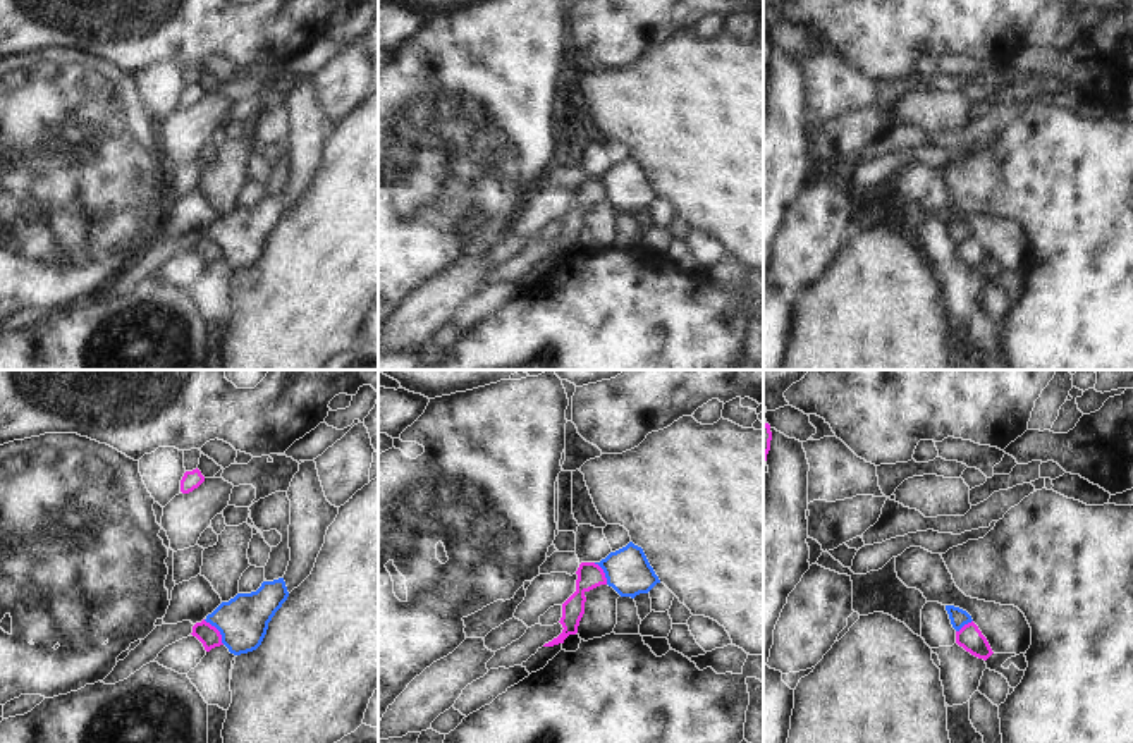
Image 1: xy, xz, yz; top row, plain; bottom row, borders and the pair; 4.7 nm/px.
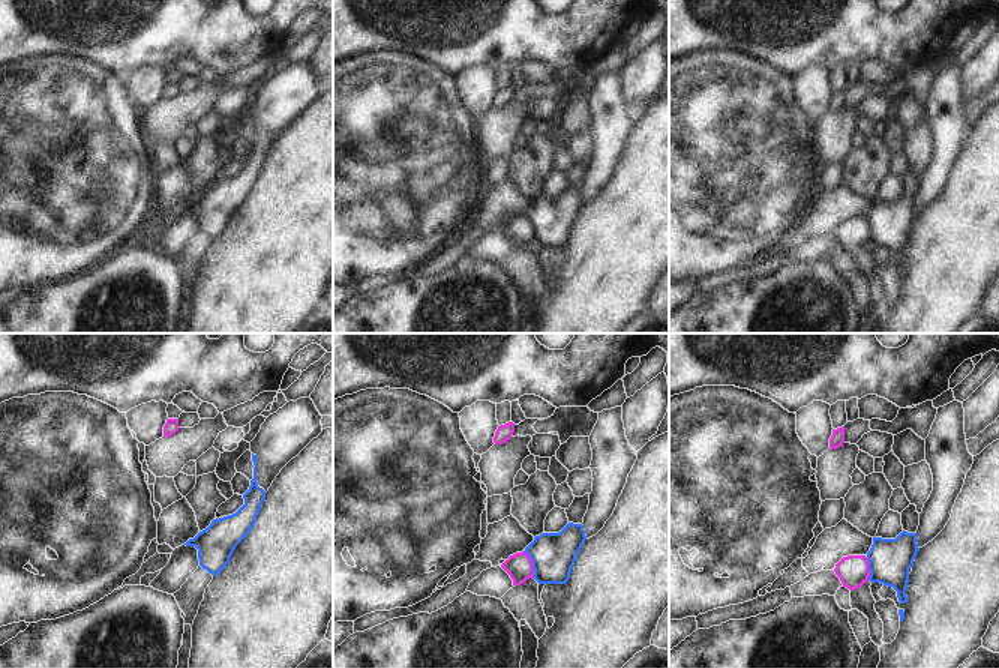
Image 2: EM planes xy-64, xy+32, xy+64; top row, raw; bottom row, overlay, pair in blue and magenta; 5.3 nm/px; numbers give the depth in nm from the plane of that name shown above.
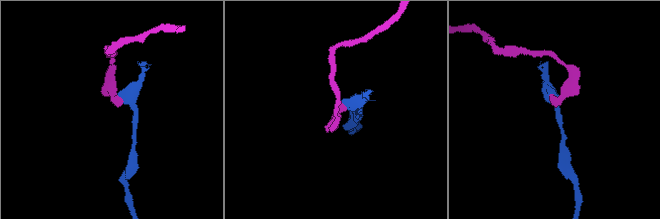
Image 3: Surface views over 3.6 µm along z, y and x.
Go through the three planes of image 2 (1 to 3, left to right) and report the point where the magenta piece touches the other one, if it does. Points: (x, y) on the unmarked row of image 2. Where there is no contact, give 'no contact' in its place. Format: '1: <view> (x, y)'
1: no contact
2: xy+32 (533, 227)
3: xy+64 (869, 233)

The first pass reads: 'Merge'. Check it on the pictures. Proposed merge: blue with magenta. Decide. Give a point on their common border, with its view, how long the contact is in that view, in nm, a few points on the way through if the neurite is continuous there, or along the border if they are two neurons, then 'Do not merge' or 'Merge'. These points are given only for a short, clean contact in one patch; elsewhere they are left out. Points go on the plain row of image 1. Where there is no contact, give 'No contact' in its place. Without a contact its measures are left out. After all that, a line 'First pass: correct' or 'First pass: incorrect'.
Touches blue at xy (217, 243). Shared border 160 nm. Boundary: xy (203, 234), (219, 246), (224, 258). Do not merge.
First pass: incorrect

